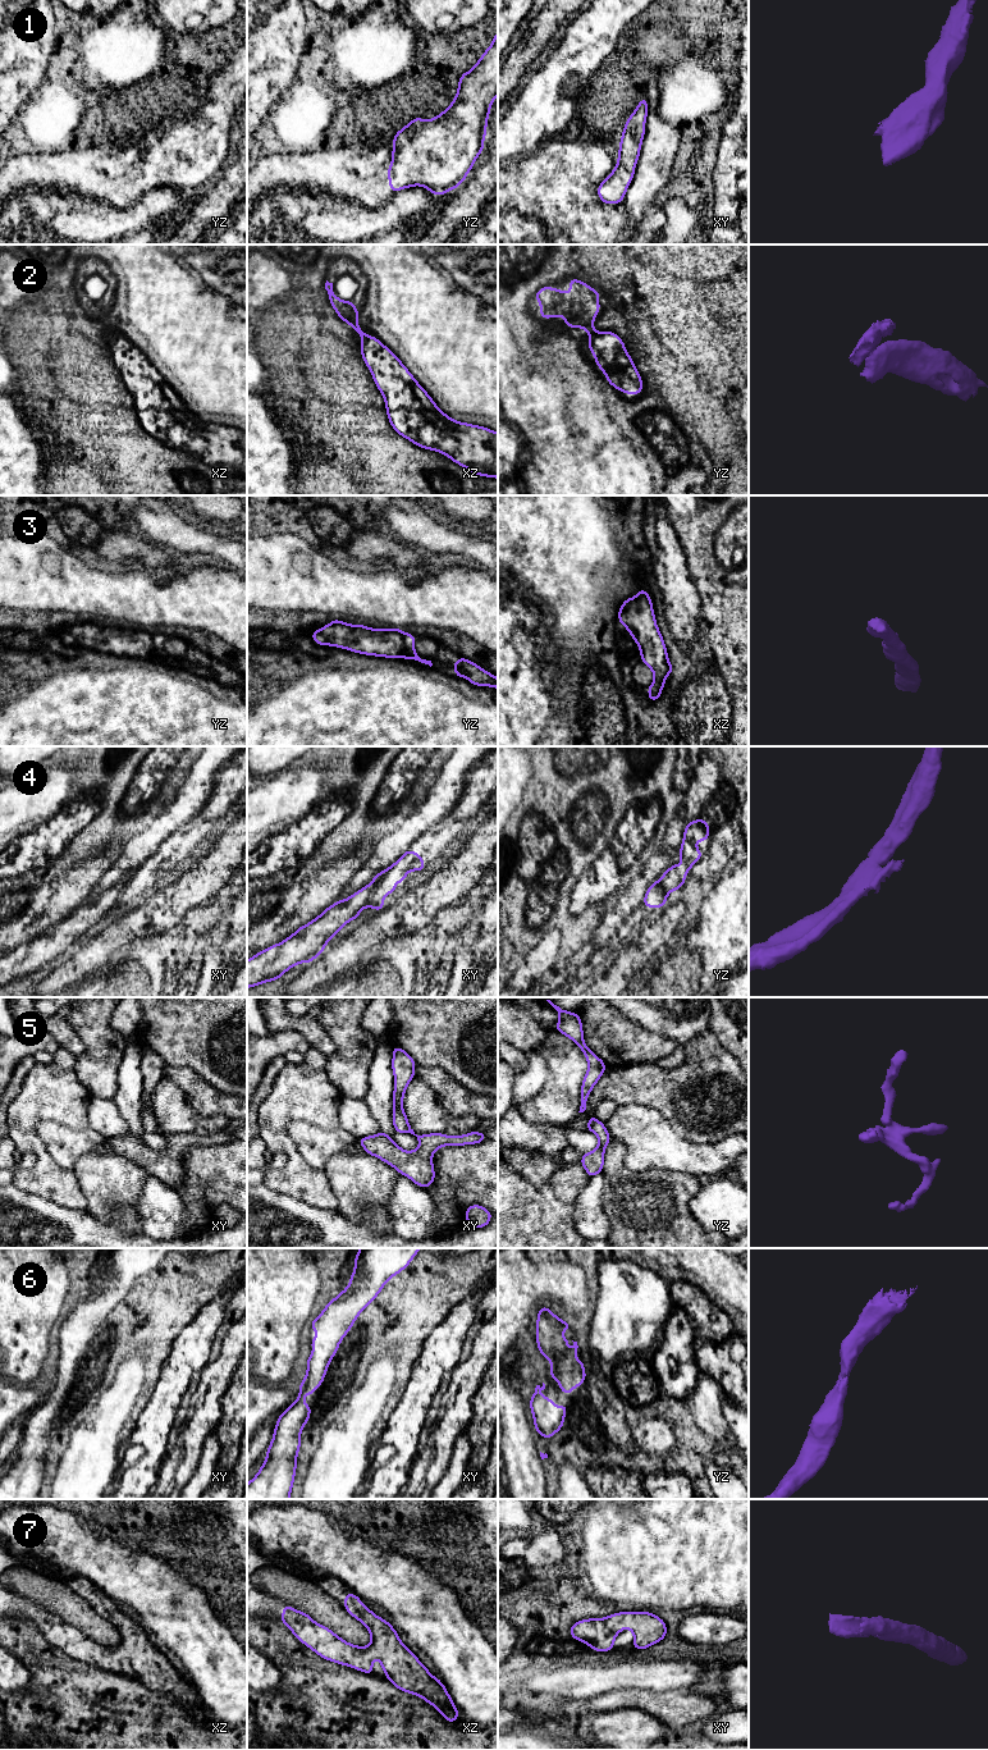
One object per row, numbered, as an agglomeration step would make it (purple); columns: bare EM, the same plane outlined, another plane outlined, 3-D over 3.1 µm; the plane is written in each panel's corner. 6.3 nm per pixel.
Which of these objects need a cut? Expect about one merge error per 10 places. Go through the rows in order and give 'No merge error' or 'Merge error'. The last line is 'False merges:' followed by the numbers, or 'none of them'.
1: No merge error
2: Merge error
3: No merge error
4: Merge error
5: No merge error
6: No merge error
7: No merge error
False merges: 2, 4

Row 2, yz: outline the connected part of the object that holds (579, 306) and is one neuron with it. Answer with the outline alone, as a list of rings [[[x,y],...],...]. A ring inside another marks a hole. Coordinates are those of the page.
[[[575,278],[568,279],[571,291],[564,293],[553,287],[541,287],[535,294],[540,302],[541,319],[562,316],[568,328],[585,329],[591,337],[594,330],[594,317],[600,311],[600,293],[589,284]]]

